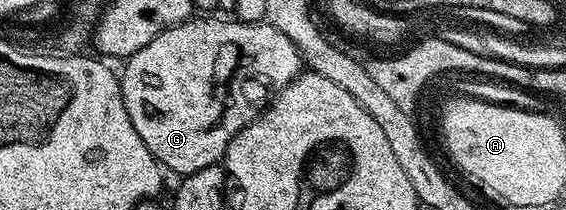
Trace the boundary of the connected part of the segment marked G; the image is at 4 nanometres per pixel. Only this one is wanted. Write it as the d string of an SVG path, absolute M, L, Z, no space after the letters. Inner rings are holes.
M191 17L184 23L178 23L175 27L164 29L156 37L152 37L152 41L148 41L148 45L144 45L144 49L140 49L134 55L129 56L124 63L126 68L120 71L124 109L128 109L128 117L132 117L132 125L136 125L136 133L140 133L140 141L144 141L144 145L148 145L148 149L153 153L154 158L167 172L175 171L178 177L200 173L200 169L208 169L221 164L226 158L226 150L232 141L232 137L240 129L247 127L253 119L258 118L270 106L272 96L283 91L304 67L302 55L296 49L296 45L292 45L292 41L288 41L288 37L284 37L284 33L280 33L271 23L265 21L261 23L240 23L233 18L230 18L231 20L210 18L214 17Z

